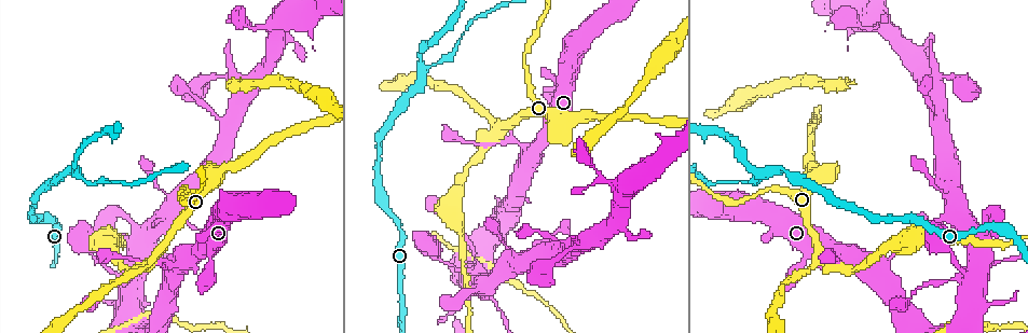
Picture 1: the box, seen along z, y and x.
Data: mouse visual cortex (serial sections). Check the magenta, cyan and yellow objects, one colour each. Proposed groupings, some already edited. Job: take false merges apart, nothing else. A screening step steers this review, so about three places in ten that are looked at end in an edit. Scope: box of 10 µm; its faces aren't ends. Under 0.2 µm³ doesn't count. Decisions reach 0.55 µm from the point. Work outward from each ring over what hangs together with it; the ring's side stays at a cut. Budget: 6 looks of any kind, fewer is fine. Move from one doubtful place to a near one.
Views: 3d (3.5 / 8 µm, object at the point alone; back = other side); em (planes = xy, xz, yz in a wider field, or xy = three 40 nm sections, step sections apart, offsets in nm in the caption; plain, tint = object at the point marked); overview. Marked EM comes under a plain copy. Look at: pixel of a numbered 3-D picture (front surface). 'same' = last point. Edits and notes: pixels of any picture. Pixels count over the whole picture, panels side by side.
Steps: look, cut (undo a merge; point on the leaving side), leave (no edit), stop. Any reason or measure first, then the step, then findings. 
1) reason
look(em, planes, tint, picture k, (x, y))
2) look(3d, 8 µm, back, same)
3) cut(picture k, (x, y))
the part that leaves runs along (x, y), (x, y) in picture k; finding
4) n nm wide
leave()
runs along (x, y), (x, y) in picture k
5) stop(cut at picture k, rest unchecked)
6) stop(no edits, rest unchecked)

branch point
look(3d, 3.5 µm, picture 1, (155, 251))

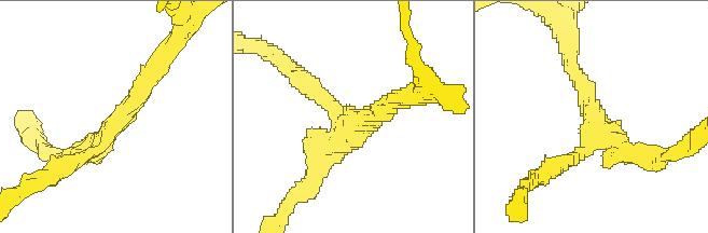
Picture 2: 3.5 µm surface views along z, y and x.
look(em, xy, step 2, tint, picture 2, (600, 123))

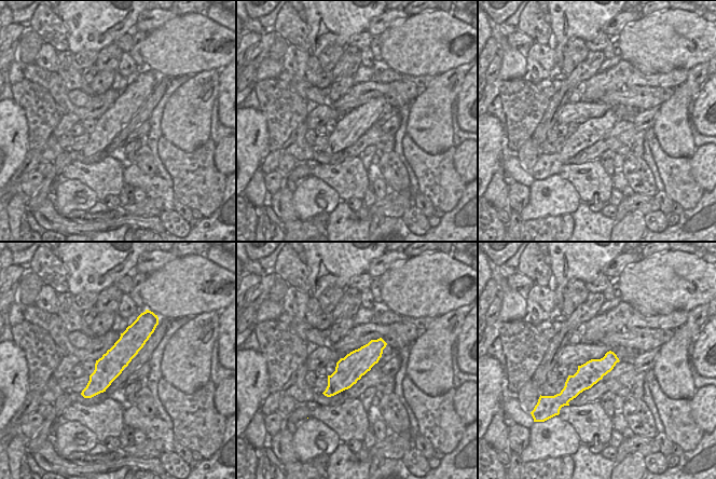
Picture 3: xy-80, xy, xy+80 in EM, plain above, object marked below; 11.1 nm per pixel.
3 arms
leave()
runs along (154, 67), (114, 126), (74, 156) in picture 2; all the same cell

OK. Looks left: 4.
three-way junction
look(3d, 3.5 µm, picture 1, (77, 174))

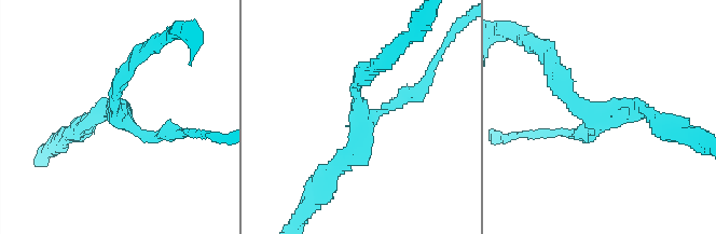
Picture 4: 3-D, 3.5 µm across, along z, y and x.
3 arms; arms of 100, 200, 200 nm
look(em, planes, tint, picture 4, (360, 122))

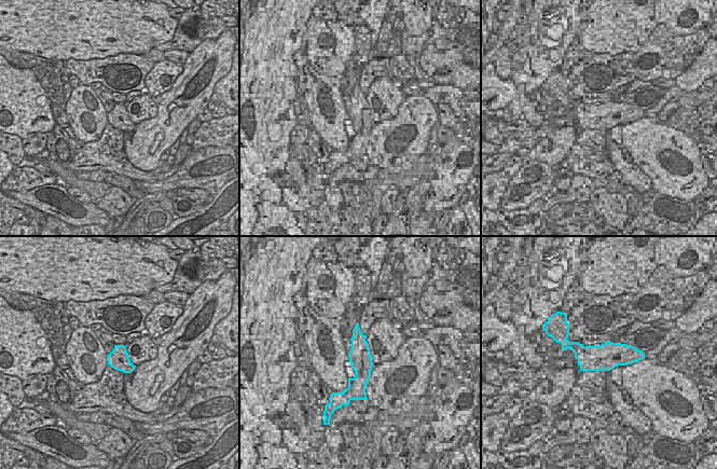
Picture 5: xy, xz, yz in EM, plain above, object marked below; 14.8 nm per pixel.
leave()
runs along (661, 120), (589, 113), (559, 73) in picture 4; all the same cell

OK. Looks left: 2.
look(3d, 8 µm, picture 1, (468, 270))

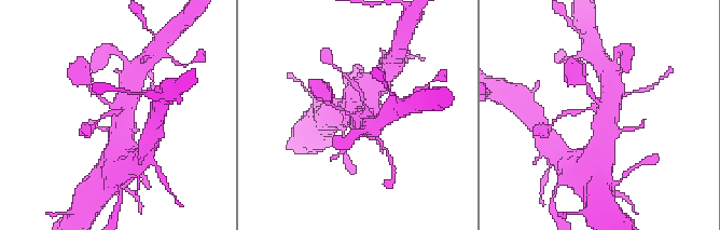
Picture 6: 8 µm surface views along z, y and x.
look(em, xy, step 3, tint, same)

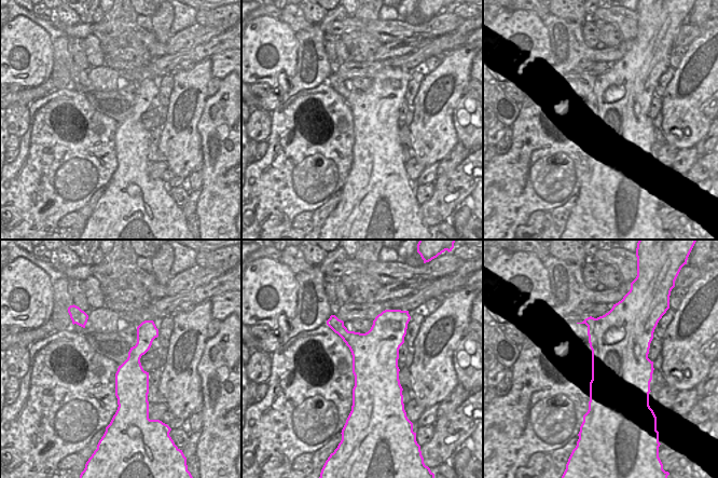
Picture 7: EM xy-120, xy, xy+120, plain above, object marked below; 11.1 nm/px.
leave()
runs along (601, 140), (607, 126), (611, 80) in picture 6; continuous, no second cell

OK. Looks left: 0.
stop(no edits, rest unchecked)

